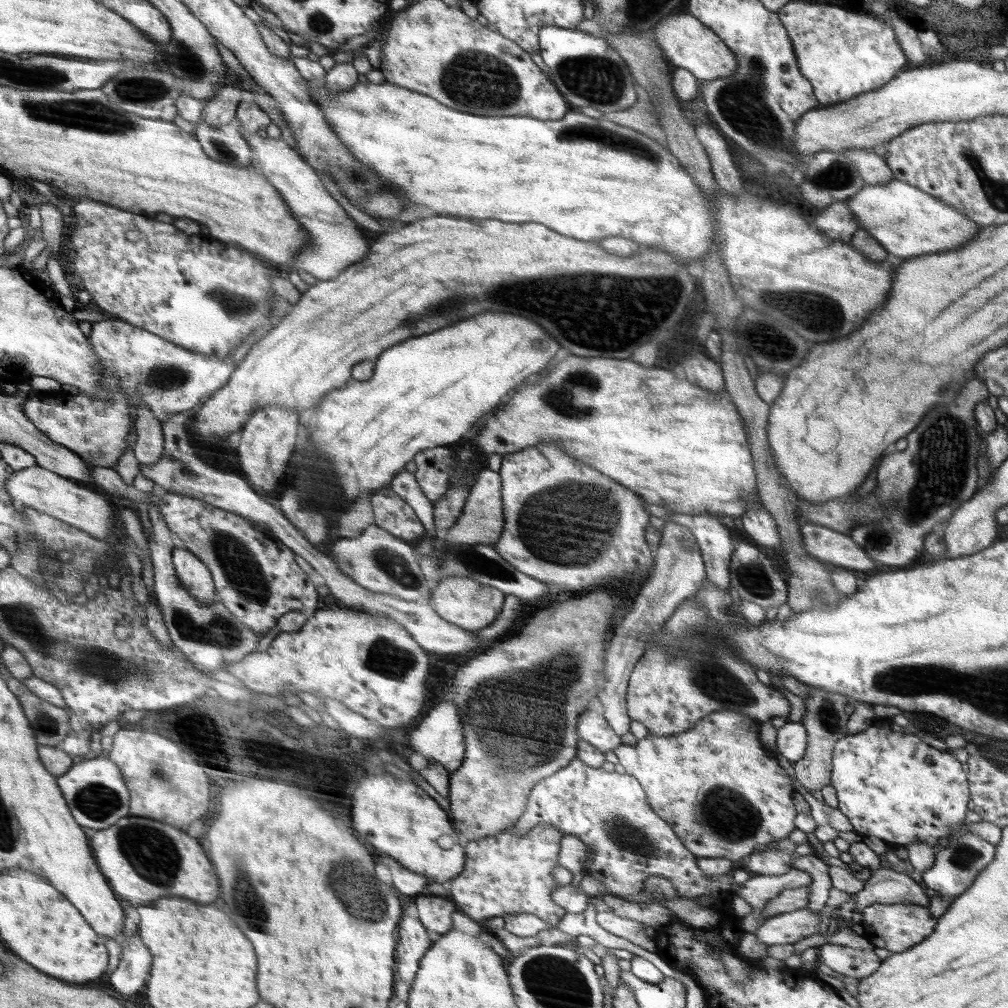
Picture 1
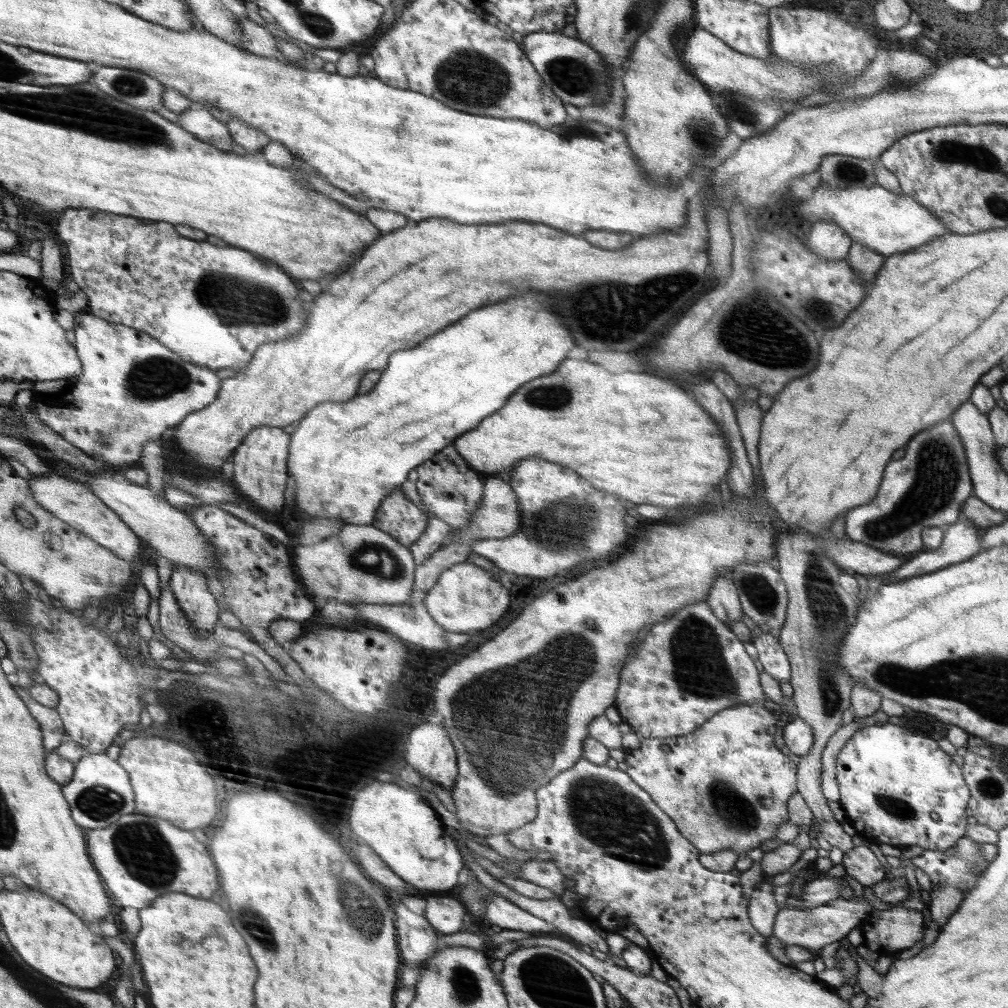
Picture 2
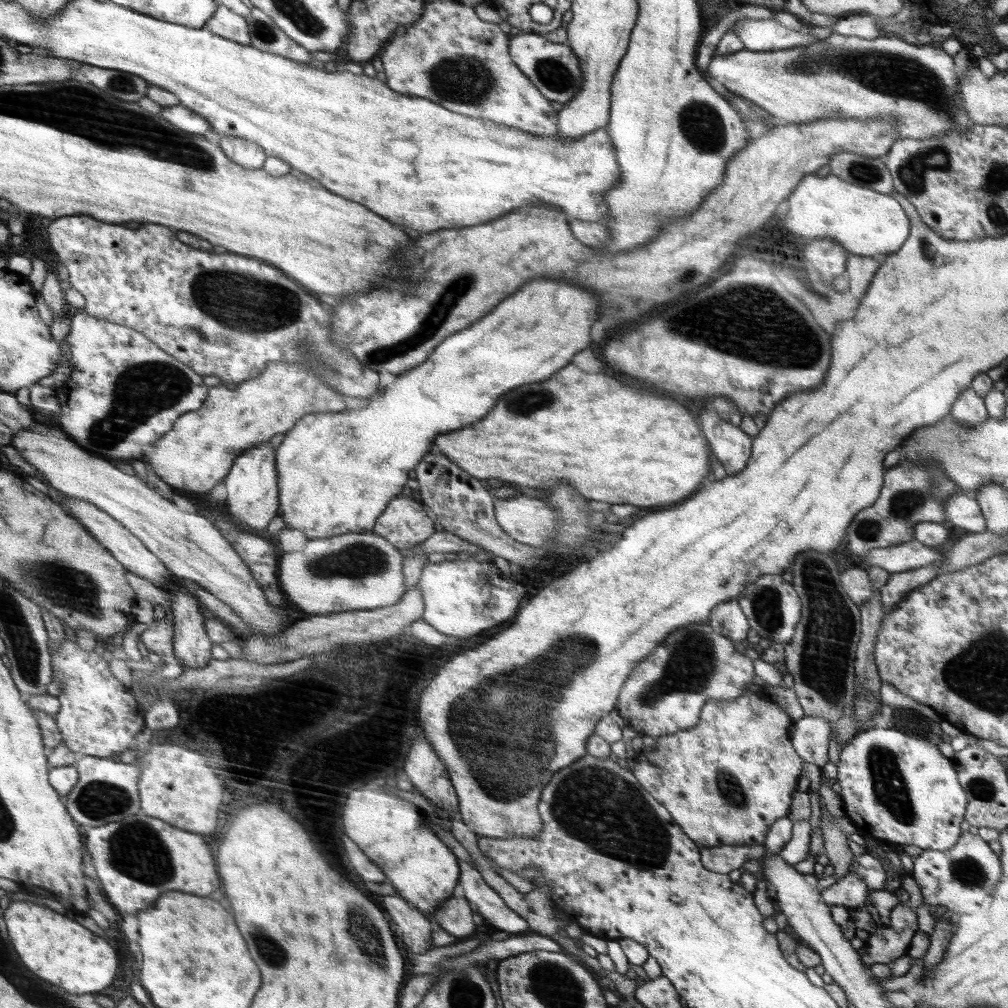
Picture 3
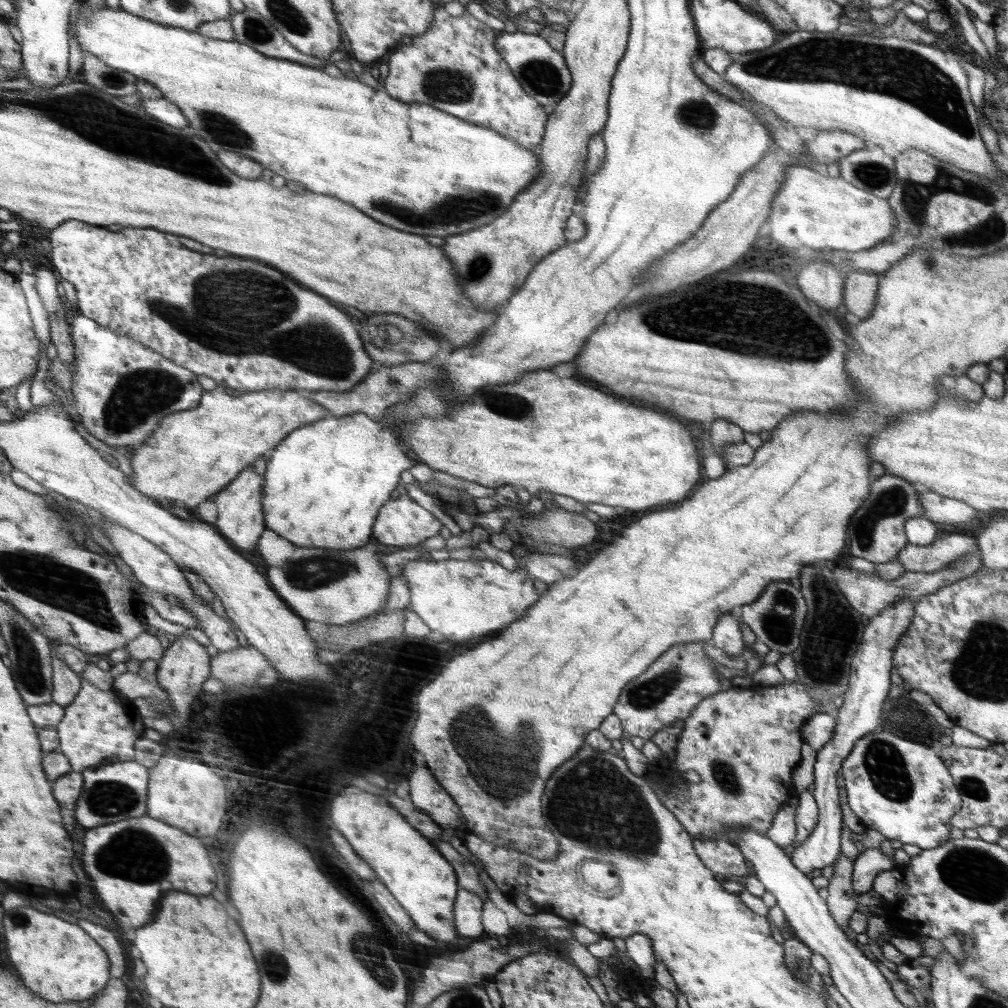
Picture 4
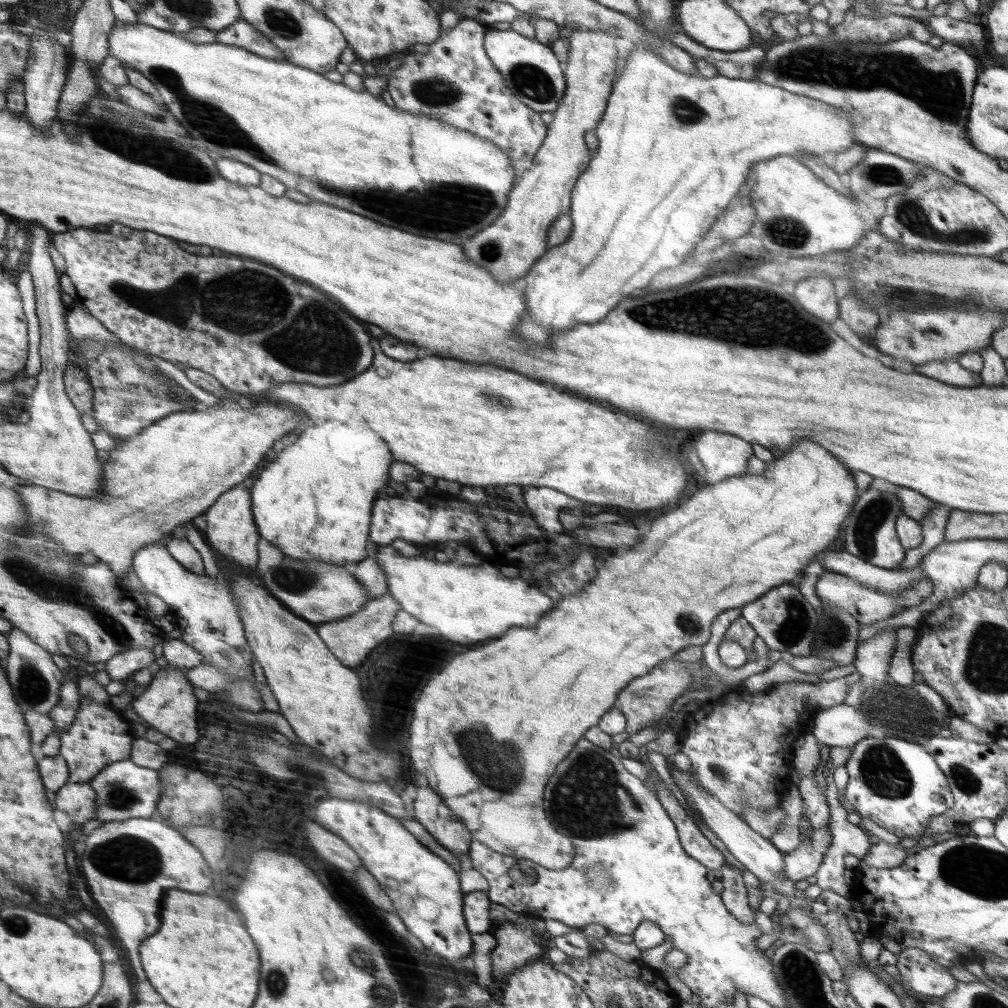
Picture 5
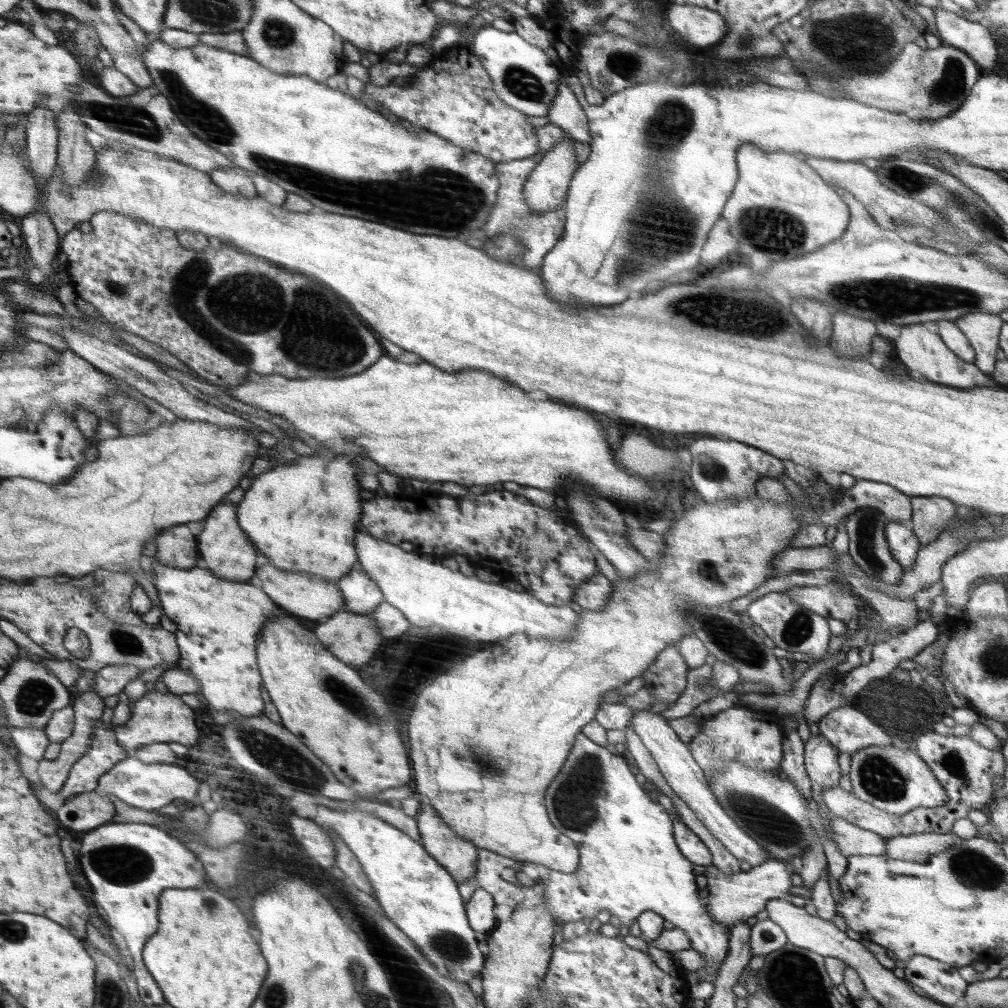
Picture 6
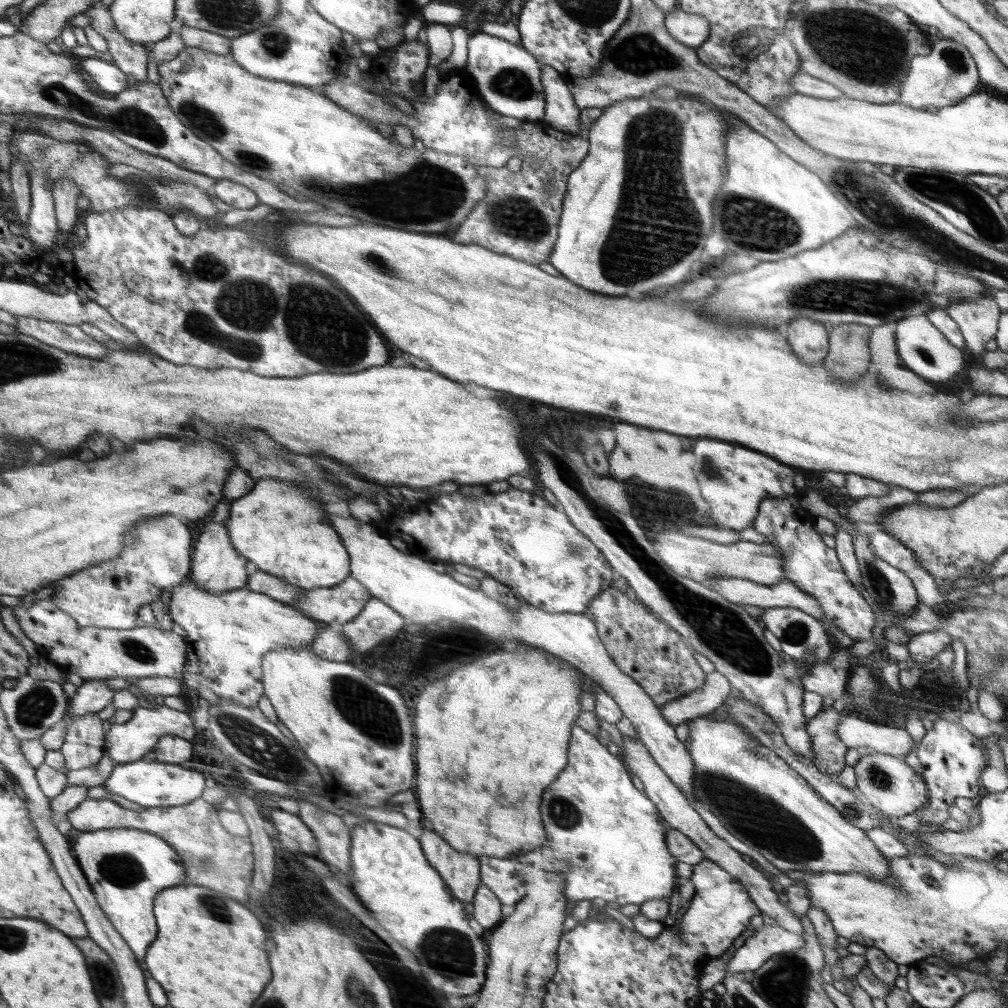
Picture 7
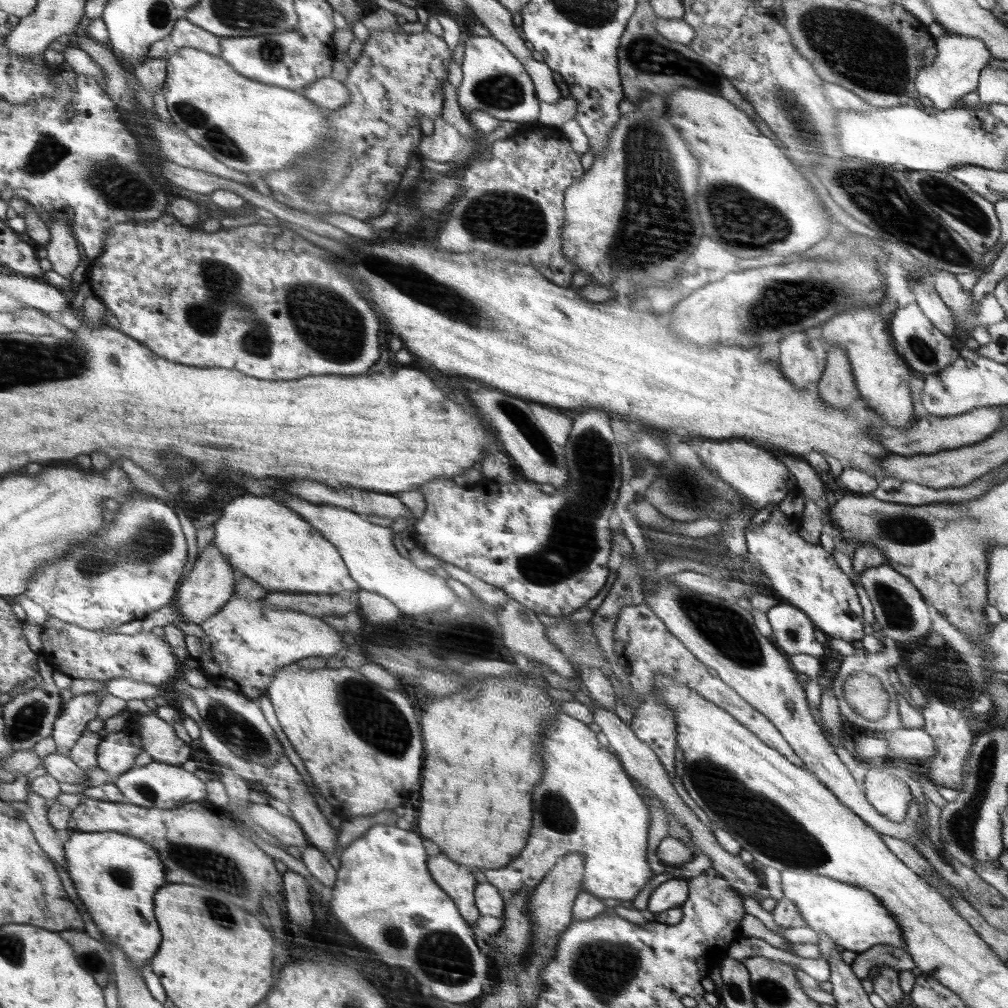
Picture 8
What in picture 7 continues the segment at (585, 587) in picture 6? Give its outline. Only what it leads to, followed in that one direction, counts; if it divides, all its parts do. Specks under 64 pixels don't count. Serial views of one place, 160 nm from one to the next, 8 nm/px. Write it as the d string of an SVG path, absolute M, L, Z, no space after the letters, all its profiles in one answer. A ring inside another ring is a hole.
M610 586L590 601L588 609L595 618L597 633L615 663L659 706L703 688L707 674L694 659L695 650L688 648L676 630L648 612L631 595Z

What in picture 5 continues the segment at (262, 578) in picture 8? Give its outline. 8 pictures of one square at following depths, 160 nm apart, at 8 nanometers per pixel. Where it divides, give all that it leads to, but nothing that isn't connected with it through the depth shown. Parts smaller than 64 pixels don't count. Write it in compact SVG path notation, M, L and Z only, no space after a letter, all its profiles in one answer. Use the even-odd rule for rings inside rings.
M326 422L322 426L305 426L304 431L299 435L294 443L287 443L285 448L277 453L271 454L268 464L260 474L256 474L256 480L251 488L252 496L252 516L254 523L258 528L260 536L267 540L270 544L277 546L284 552L285 558L306 560L318 560L330 562L330 565L346 565L349 563L359 564L368 557L366 552L366 544L370 538L372 528L373 508L372 502L378 496L378 490L386 484L388 480L388 468L392 464L392 454L388 454L388 444L376 444L376 440L366 440L370 438L370 434L366 434L366 428L360 426L360 422L348 422L348 424L340 424L340 422Z

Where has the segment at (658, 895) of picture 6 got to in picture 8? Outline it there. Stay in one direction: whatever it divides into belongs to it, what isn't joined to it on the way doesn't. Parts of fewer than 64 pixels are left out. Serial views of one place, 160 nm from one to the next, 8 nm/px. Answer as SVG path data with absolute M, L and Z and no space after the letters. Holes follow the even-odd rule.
M562 710L557 712L557 718L549 726L543 742L541 756L544 756L545 761L545 778L538 784L538 790L534 790L534 808L538 808L538 816L534 816L534 830L524 850L512 862L502 868L482 869L484 880L493 884L505 897L516 895L518 891L536 888L536 884L541 882L560 858L580 853L587 860L586 892L600 899L626 901L626 898L634 898L652 878L652 870L646 862L650 816L646 804L634 788L632 778L620 766L621 760L616 758L616 754L610 754L605 746L598 743L596 734L585 722Z

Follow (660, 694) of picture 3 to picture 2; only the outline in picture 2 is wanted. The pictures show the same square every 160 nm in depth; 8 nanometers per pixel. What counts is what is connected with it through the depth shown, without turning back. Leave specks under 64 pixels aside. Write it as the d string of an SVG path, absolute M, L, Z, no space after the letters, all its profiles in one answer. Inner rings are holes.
M703 600L681 608L668 620L652 626L634 658L625 663L621 671L615 708L632 731L640 732L645 739L689 735L726 708L764 702L758 676L754 660L744 650L740 638Z

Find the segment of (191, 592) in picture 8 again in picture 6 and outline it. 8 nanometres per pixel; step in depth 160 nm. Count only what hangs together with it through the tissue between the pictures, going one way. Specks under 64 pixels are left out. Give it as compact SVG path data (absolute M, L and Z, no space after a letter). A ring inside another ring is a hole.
M223 502L214 508L205 524L203 533L198 536L200 540L203 564L222 580L234 582L249 582L256 574L257 550L249 538L238 527L238 504Z

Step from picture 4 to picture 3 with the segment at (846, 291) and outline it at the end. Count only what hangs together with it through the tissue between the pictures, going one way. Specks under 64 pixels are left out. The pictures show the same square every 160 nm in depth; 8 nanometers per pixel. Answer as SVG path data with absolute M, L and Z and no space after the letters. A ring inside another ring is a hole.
M848 254L845 270L850 278L849 292L858 301L861 302L864 299L864 294L867 292L879 266L880 262L874 260L872 255Z

